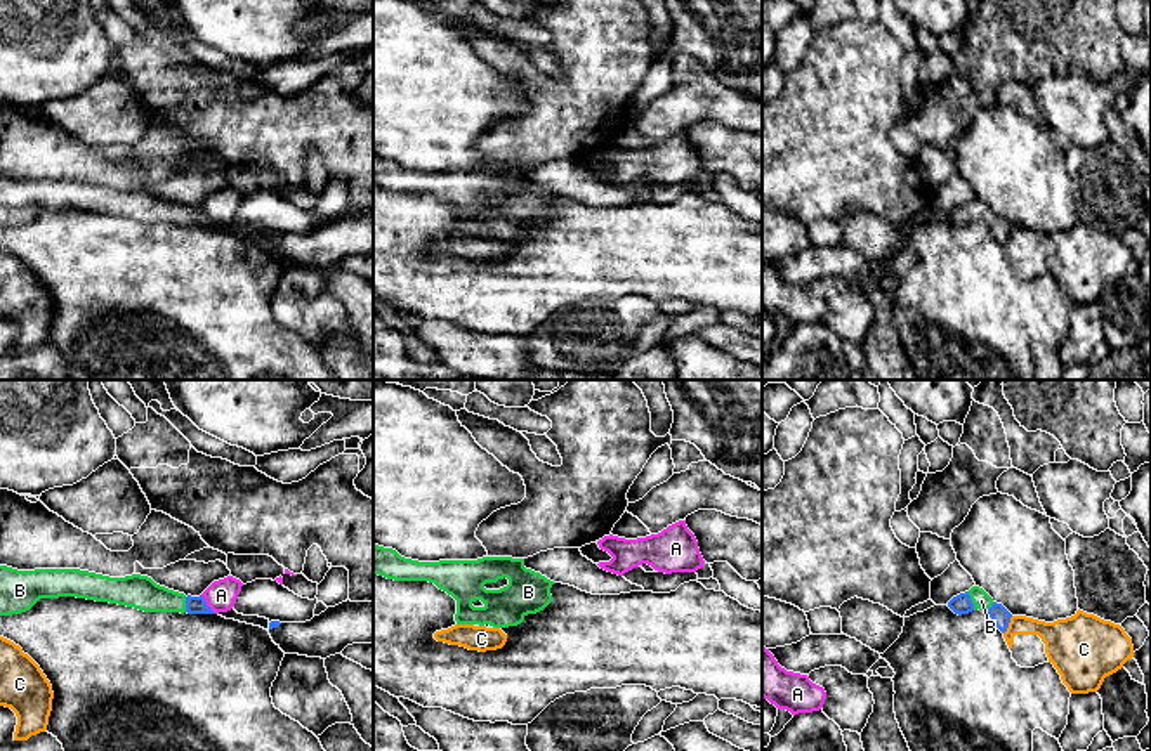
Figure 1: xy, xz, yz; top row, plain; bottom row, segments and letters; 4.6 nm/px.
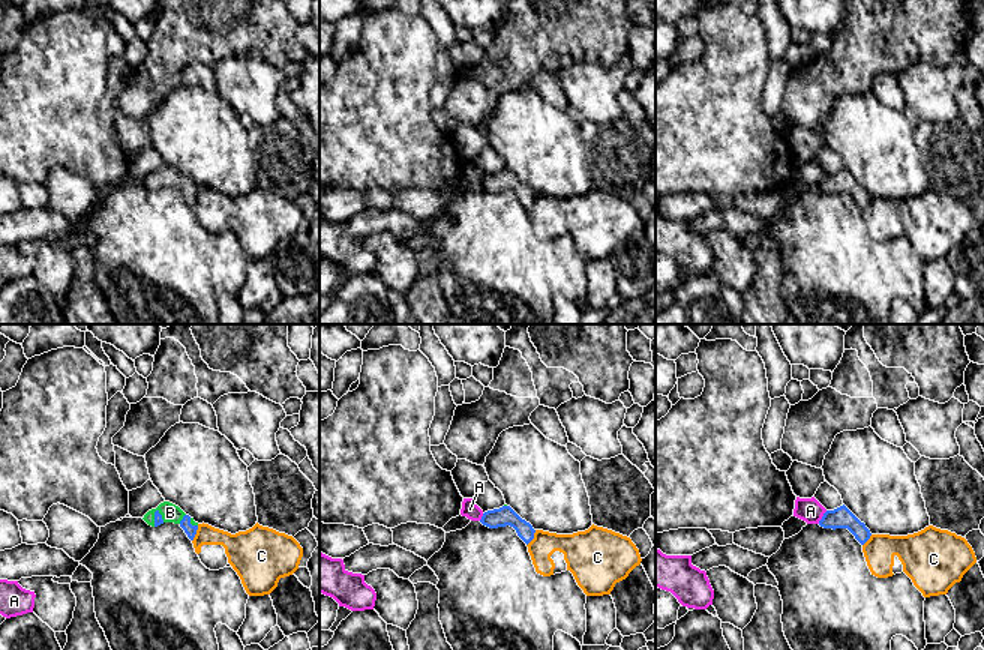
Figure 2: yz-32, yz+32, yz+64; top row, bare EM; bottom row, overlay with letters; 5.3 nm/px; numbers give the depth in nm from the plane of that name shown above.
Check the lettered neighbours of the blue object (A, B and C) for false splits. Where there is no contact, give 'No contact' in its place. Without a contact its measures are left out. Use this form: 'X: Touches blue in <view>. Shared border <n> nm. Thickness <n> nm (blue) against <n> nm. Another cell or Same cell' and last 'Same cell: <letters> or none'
A: Touches blue in xy. Shared border 120 nm. Thickness 80 nm (blue) against 150 nm. Another cell
B: Touches blue in yz. Shared border 90 nm. Thickness 90 nm (blue) against 90 nm. Same cell
C: Touches blue in yz. Shared border 100 nm. Thickness 90 nm (blue) against 160 nm. Another cell
Same cell: B

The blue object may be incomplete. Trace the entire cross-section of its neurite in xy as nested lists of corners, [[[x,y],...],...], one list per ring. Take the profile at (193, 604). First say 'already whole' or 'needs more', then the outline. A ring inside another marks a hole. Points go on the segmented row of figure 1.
needs more | [[[0,565],[0,616],[30,611],[40,598],[76,597],[144,612],[215,614],[205,598],[184,595],[132,574],[109,578],[80,569],[17,571]]]

